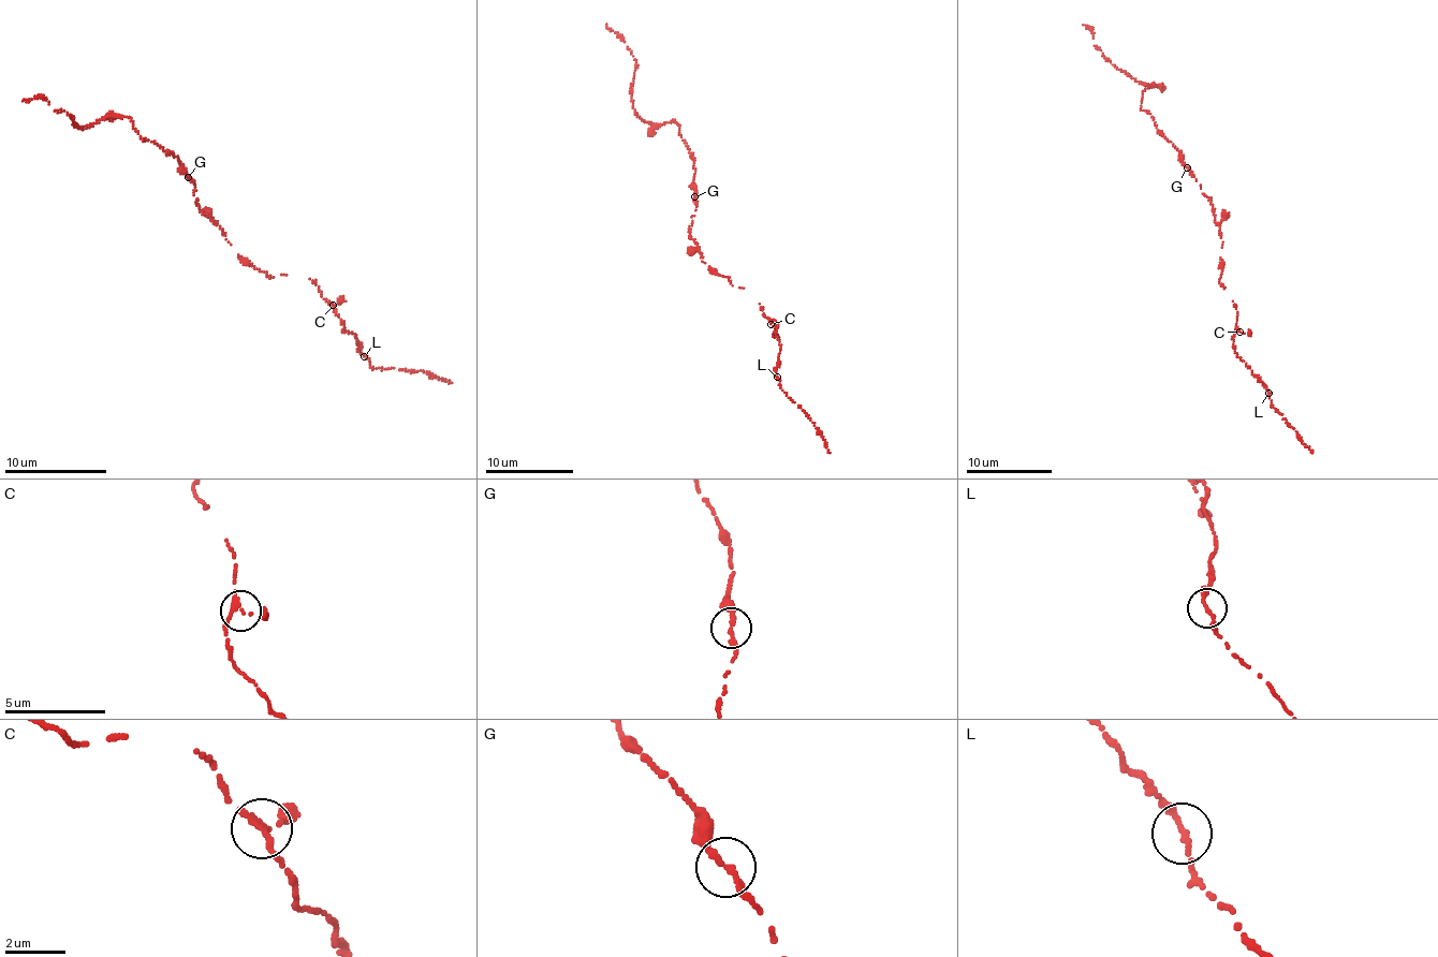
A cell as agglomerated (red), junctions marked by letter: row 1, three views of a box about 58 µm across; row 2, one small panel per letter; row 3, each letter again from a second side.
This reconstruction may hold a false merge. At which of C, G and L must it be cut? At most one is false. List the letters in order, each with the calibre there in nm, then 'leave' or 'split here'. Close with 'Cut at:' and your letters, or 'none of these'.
C: 180 nm | leave
G: 240 nm | leave
L: 200 nm | leave
Cut at: none of these

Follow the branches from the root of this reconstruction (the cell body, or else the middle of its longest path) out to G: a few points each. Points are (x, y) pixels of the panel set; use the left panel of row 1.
G: (217, 224), (200, 209), (193, 195), (193, 180), (187, 176)

